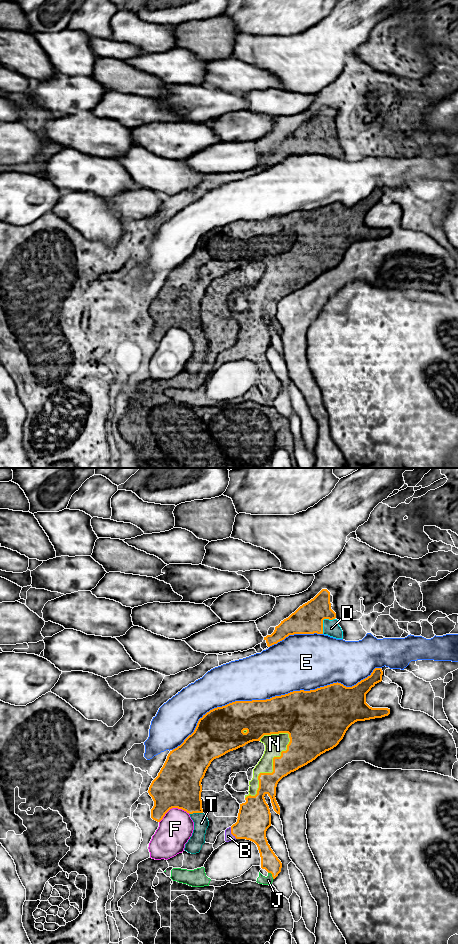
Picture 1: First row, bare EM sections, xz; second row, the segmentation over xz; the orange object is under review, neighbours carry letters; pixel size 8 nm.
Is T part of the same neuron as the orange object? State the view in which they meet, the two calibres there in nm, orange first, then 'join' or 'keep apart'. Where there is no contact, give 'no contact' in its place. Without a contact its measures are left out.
meets orange in xz; 360 nm thick on the orange side, 120 nm on the other; join

